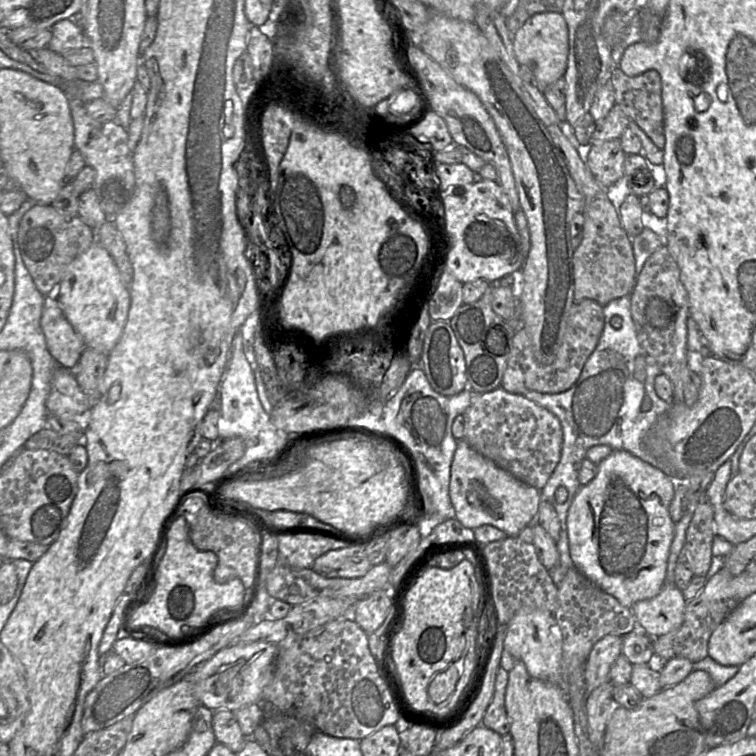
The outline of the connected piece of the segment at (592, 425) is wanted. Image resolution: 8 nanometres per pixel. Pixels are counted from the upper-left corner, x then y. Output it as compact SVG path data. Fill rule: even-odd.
M631 294L607 303L603 306L603 314L602 334L575 384L570 389L556 394L531 390L523 394L527 399L552 412L559 419L563 430L560 461L541 490L541 499L554 506L561 526L560 537L556 542L559 560L553 569L548 570L556 585L561 582L567 571L574 567L567 541L566 520L571 503L581 487L578 473L589 448L596 445L607 445L613 450L624 450L653 467L662 469L671 479L674 474L674 470L666 463L657 461L647 451L644 444L647 432L657 419L670 408L670 403L663 401L655 392L655 378L661 373L661 370L656 360L647 353L637 337L631 316ZM614 316L622 318L620 329L615 329L611 325L611 319ZM637 356L642 356L646 364L646 376L643 381L634 376ZM559 487L565 487L568 492L567 500L561 504L557 503L555 499L555 492Z

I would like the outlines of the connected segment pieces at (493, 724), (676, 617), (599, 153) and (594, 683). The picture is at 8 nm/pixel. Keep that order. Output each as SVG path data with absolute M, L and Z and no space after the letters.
M500 666L497 670L493 698L488 705L481 725L497 732L501 736L510 731L510 721L505 707L505 694L509 671Z
M665 583L658 595L650 599L637 601L630 608L637 627L643 628L651 637L659 637L678 629L684 620L687 601L682 595L682 591L675 583Z
M620 139L590 145L586 165L596 181L608 188L624 176L626 154Z
M606 635L592 647L585 663L585 681L589 693L610 681L610 668L622 654L622 637Z

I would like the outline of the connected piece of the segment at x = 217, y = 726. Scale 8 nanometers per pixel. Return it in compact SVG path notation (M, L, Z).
M228 709L214 711L212 728L216 743L218 742L227 746L236 754L244 748L247 737L242 733L232 711Z

